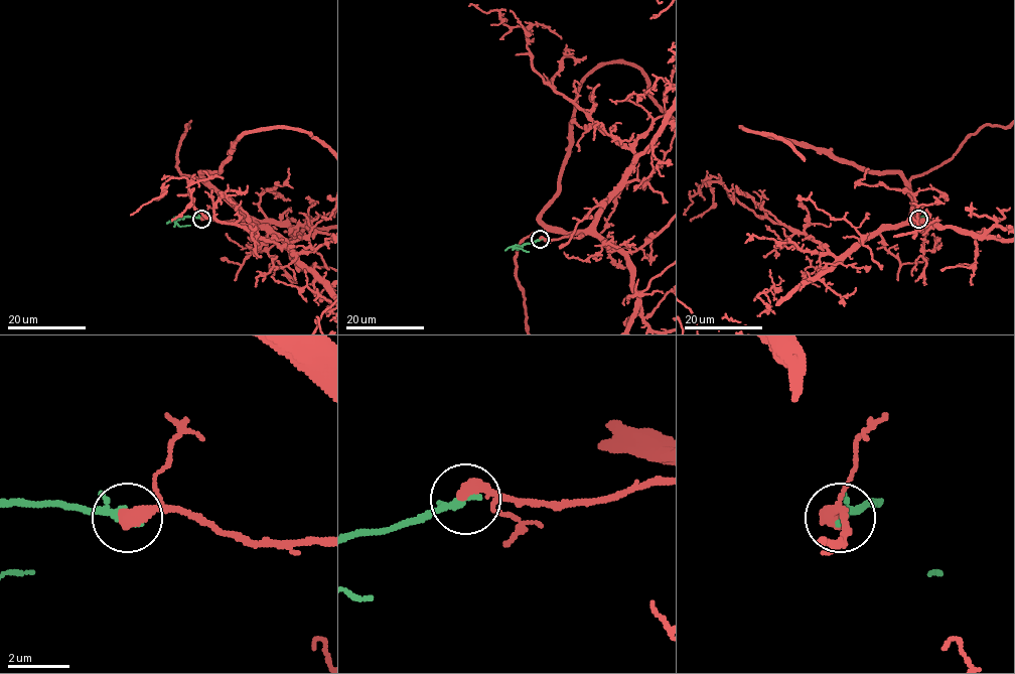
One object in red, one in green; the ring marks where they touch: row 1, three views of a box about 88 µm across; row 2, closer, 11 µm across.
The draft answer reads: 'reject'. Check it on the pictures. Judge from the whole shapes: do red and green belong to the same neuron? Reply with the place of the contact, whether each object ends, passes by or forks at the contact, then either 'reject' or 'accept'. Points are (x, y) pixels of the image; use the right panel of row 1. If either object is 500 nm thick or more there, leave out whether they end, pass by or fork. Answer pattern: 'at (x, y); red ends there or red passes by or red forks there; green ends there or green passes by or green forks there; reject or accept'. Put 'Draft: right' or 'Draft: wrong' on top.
Draft: wrong
at (918, 219); red ends there; green passes by; accept

